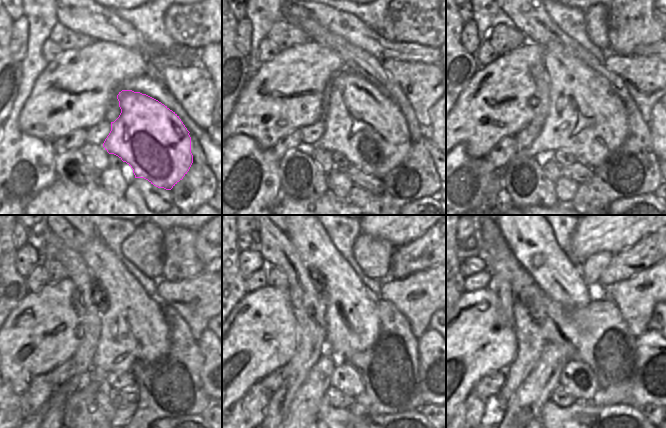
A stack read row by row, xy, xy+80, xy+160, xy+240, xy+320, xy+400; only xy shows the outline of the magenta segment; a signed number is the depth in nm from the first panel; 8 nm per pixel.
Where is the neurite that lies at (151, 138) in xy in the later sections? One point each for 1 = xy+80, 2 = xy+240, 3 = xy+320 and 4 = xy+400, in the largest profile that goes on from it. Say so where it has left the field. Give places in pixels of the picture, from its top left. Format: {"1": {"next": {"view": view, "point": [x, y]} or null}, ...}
{"1": {"next": {"view": "xy+80", "point": [362, 123]}}, "2": {"next": {"view": "xy+240", "point": [133, 327]}}, "3": {"next": {"view": "xy+320", "point": [352, 321]}}, "4": {"next": {"view": "xy+400", "point": [529, 235]}}}

